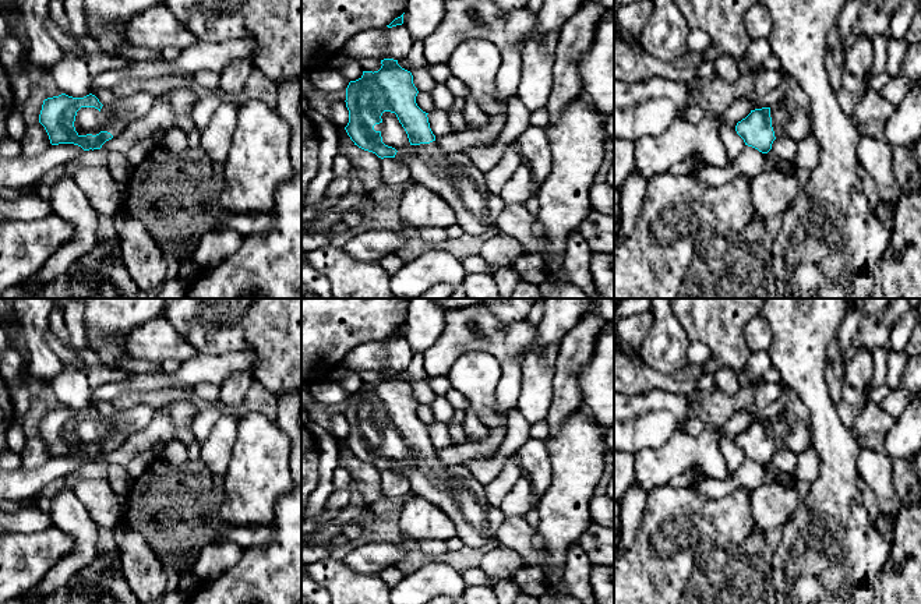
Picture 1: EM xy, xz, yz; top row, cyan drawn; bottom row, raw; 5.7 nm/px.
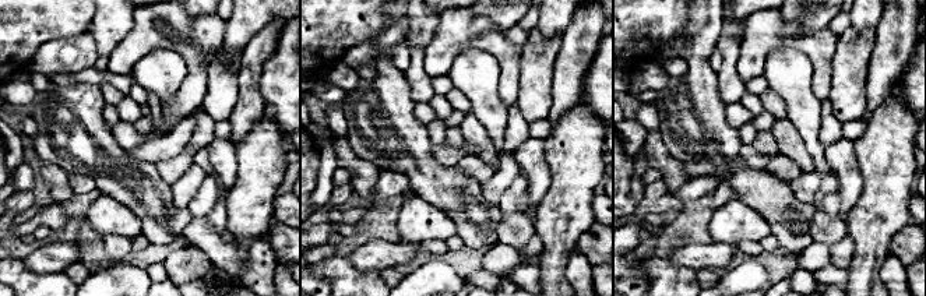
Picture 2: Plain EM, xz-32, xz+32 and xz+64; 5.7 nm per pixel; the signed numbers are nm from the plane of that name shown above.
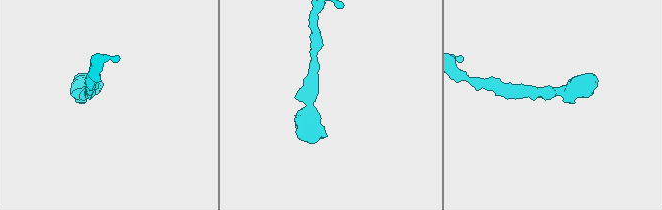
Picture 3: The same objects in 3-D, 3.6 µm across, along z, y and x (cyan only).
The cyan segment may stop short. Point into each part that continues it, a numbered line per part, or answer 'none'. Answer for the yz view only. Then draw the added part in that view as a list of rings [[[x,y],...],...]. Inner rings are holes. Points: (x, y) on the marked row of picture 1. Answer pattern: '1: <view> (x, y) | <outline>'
1: yz (789, 120) | [[[788,98],[770,107],[770,117],[776,138],[800,142],[814,135],[811,116]]]

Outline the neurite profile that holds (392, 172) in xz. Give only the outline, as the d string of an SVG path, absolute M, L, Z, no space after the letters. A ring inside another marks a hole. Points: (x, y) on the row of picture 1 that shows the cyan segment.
M384 158L381 165L381 179L384 186L400 184L410 180L409 167L395 158Z

